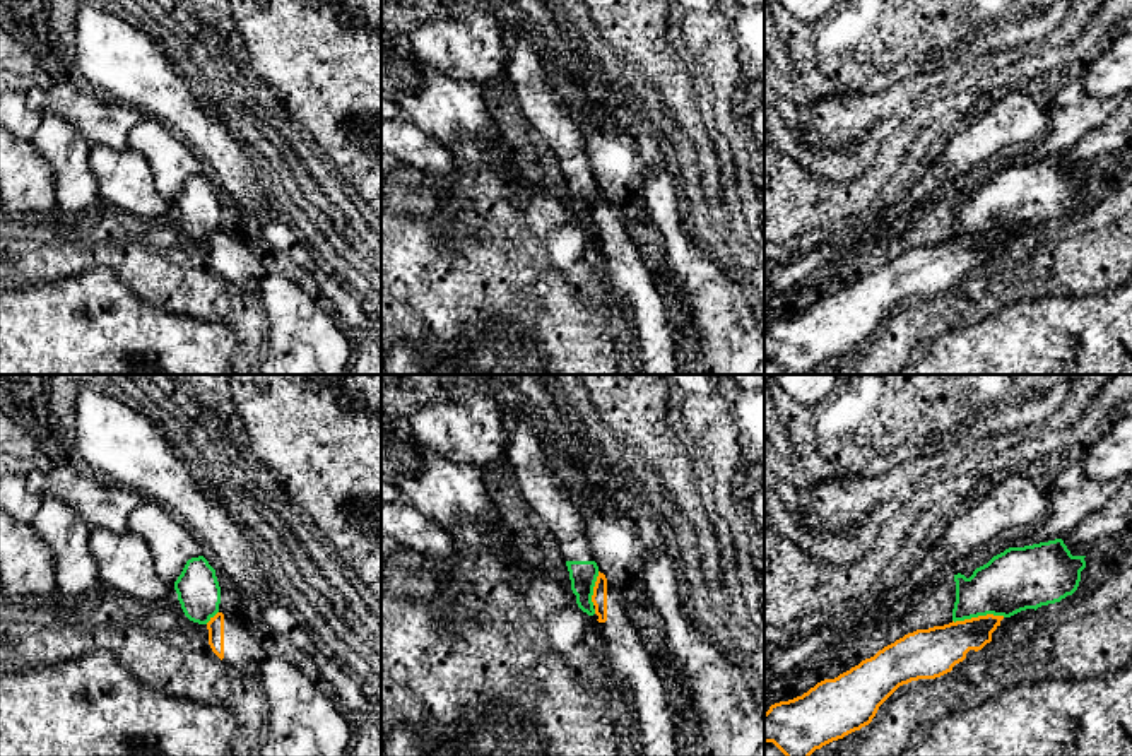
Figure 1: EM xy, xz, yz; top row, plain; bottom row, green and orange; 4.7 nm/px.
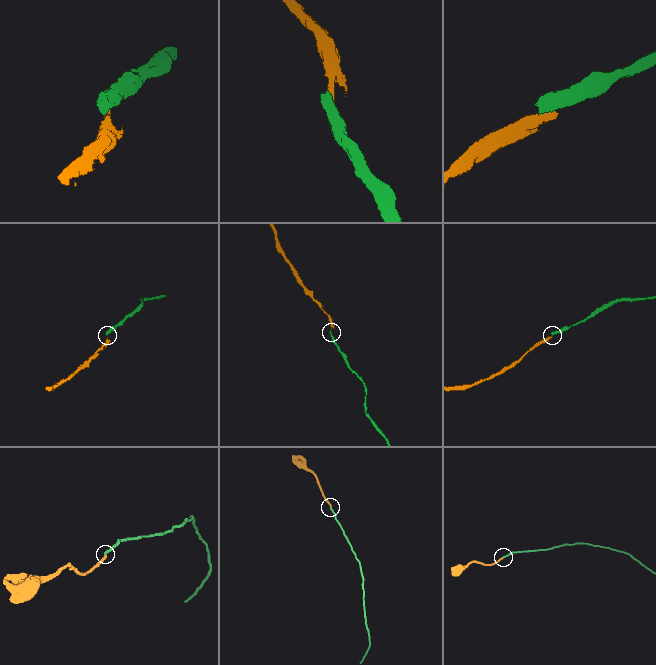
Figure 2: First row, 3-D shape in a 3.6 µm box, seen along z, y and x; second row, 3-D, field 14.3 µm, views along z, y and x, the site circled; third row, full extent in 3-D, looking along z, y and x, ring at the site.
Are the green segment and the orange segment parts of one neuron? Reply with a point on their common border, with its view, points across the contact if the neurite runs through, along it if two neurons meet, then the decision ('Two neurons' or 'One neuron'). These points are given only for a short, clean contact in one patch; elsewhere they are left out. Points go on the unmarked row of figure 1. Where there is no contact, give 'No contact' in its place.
Touches green at yz (978, 231). Boundary: yz (1004, 233), (978, 231), (953, 238). Two neurons

